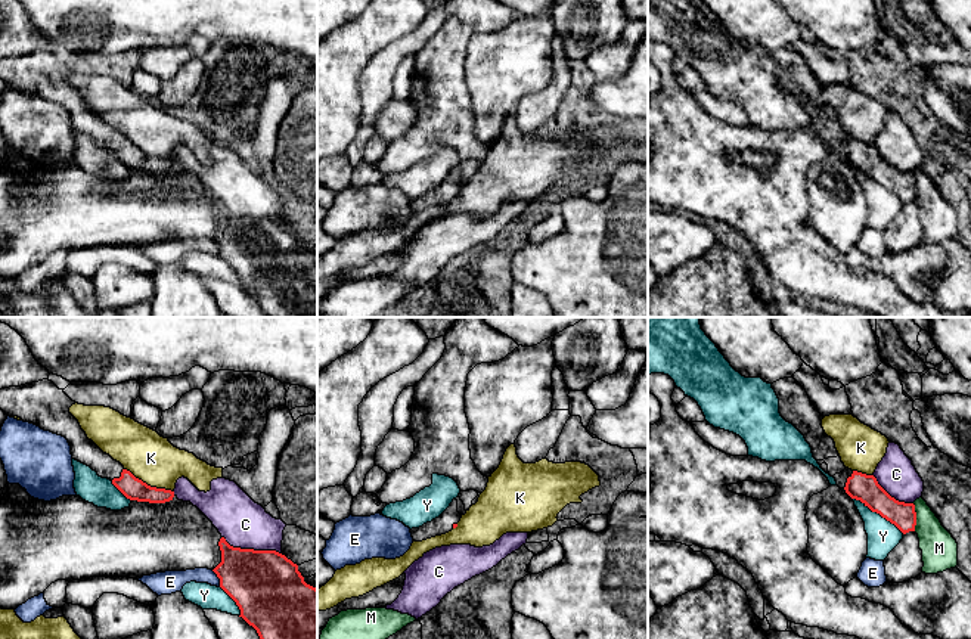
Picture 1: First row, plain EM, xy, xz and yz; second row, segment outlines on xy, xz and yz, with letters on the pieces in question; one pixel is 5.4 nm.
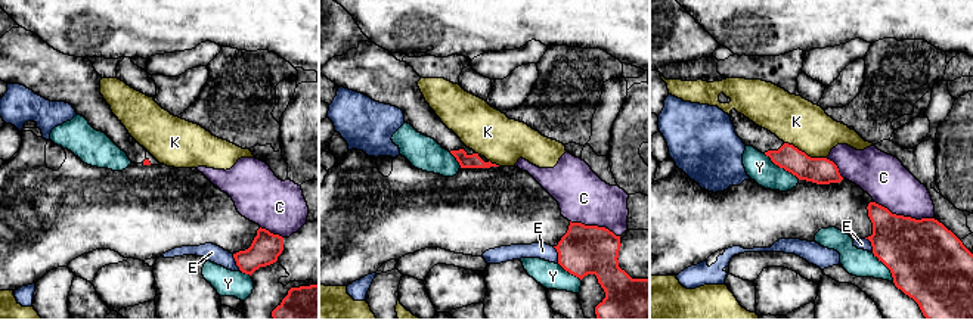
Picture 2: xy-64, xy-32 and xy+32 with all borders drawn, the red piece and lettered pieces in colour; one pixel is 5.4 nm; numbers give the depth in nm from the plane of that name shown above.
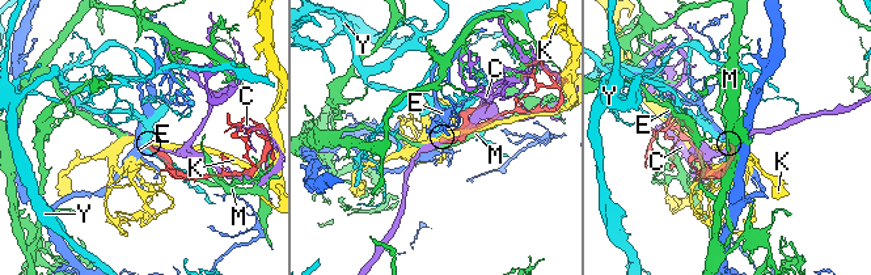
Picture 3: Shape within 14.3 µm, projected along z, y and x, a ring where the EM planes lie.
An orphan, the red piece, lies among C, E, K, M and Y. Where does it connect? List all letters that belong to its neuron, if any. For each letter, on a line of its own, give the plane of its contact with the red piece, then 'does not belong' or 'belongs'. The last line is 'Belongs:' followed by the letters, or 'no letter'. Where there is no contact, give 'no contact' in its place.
C: meets red in xy; does not belong
E: meets red in xy; does not belong
K: meets red in xy; does not belong
M: meets red in yz; does not belong
Y: meets red in yz; does not belong
Belongs: no letter

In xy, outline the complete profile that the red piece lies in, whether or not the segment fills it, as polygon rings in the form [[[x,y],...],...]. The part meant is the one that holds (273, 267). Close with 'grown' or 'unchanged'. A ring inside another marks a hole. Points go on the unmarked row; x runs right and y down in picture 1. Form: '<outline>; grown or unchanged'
[[[218,211],[221,232],[212,239],[220,257],[236,272],[266,317],[317,317],[317,258],[307,254],[298,235],[276,220],[254,220]]]; unchanged

